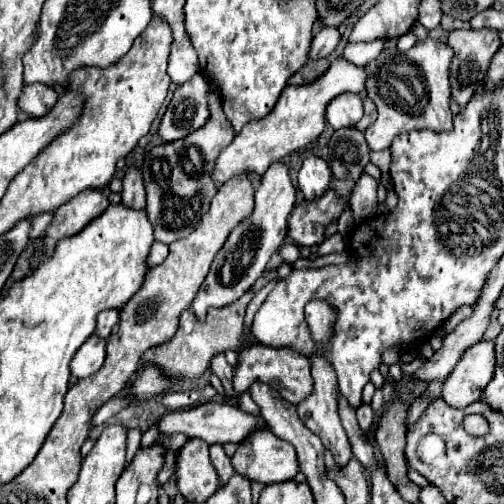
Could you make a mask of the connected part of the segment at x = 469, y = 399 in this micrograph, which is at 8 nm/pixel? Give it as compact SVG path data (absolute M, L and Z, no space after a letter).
M478 342L470 346L456 368L448 374L440 398L454 408L464 408L484 394L494 376L494 344Z

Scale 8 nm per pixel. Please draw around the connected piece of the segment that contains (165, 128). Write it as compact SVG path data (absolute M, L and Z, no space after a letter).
M194 74L188 82L176 88L162 120L160 120L160 140L174 142L190 132L204 126L208 120L206 108L206 92L208 84L200 74Z

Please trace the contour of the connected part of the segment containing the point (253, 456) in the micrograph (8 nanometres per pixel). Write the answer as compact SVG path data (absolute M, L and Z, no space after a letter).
M270 430L254 432L232 456L234 470L262 484L292 480L298 472L296 452Z

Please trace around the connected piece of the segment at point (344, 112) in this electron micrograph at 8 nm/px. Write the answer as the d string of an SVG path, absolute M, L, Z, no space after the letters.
M342 94L336 96L326 108L326 122L334 128L348 128L354 126L364 116L362 98L358 94Z

